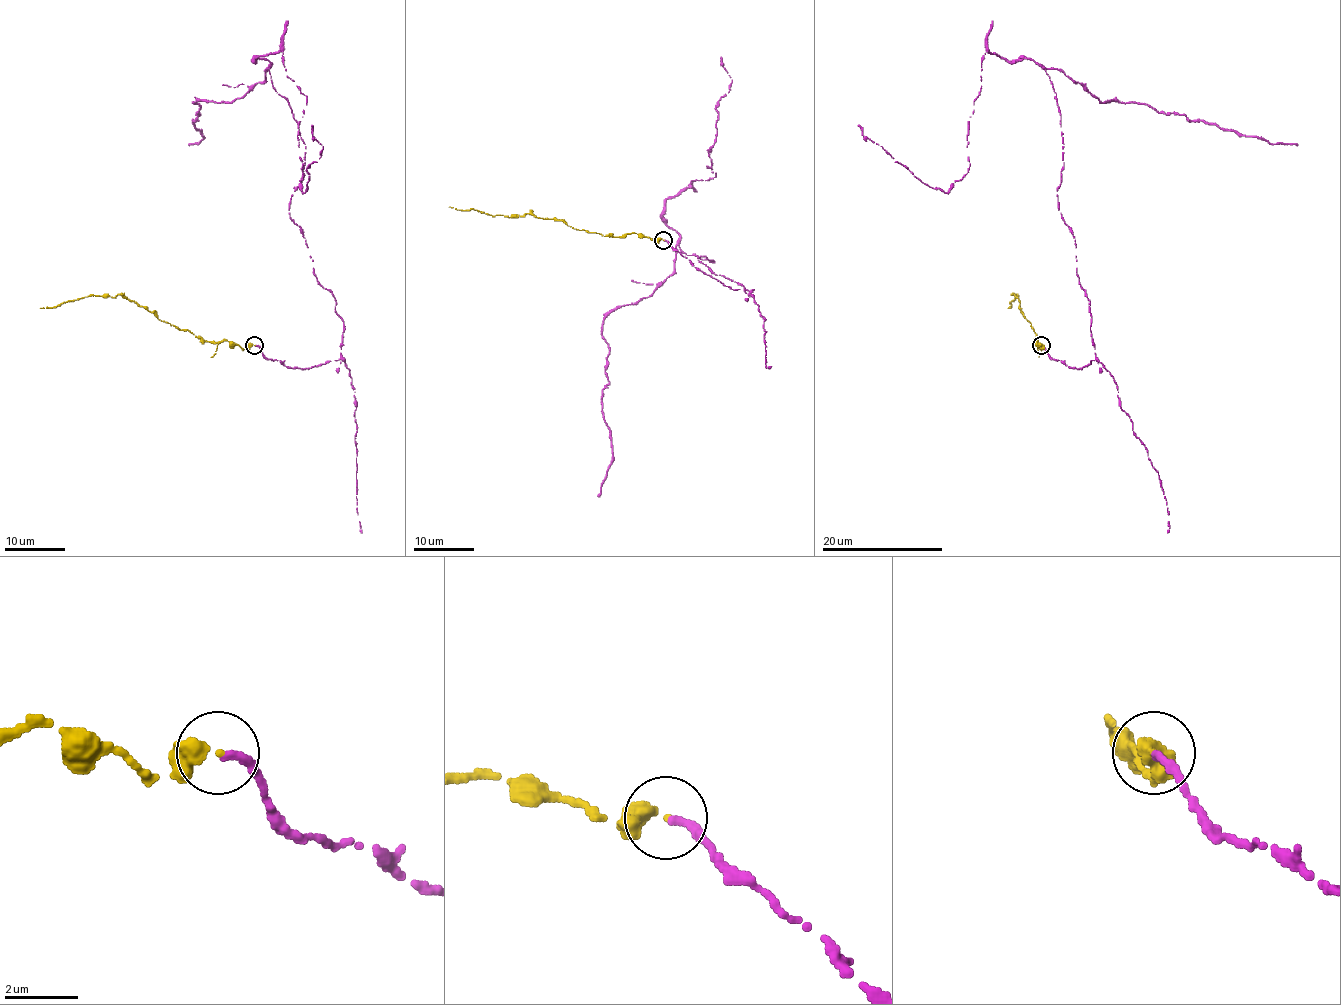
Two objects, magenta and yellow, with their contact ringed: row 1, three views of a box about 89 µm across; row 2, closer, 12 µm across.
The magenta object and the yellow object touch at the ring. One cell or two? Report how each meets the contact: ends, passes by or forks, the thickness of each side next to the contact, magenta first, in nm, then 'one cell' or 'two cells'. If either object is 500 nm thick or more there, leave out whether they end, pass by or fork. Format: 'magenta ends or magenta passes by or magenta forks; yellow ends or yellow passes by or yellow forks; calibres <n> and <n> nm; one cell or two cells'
magenta ends; yellow ends; calibres 240 and 360 nm; one cell

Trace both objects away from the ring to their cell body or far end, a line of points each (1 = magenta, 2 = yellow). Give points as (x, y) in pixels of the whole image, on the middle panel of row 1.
1: (663, 240), (753, 290), (681, 251), (663, 218), (692, 180), (715, 177), (715, 106), (731, 81), (721, 57)
2: (663, 240), (636, 233), (612, 237), (588, 233), (562, 221), (529, 213), (508, 218), (449, 207)

